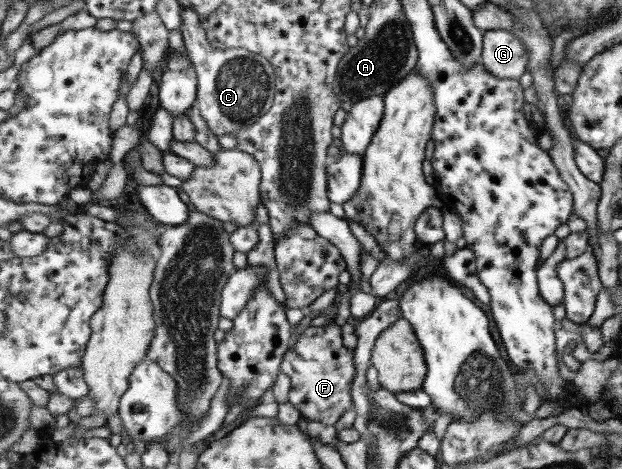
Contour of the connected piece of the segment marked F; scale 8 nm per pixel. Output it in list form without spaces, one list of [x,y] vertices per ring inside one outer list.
[[[336,322],[321,326],[308,326],[298,342],[286,353],[282,372],[291,378],[290,403],[302,416],[318,421],[331,430],[334,424],[354,407],[350,390],[356,378],[355,349],[344,346],[342,330]]]

